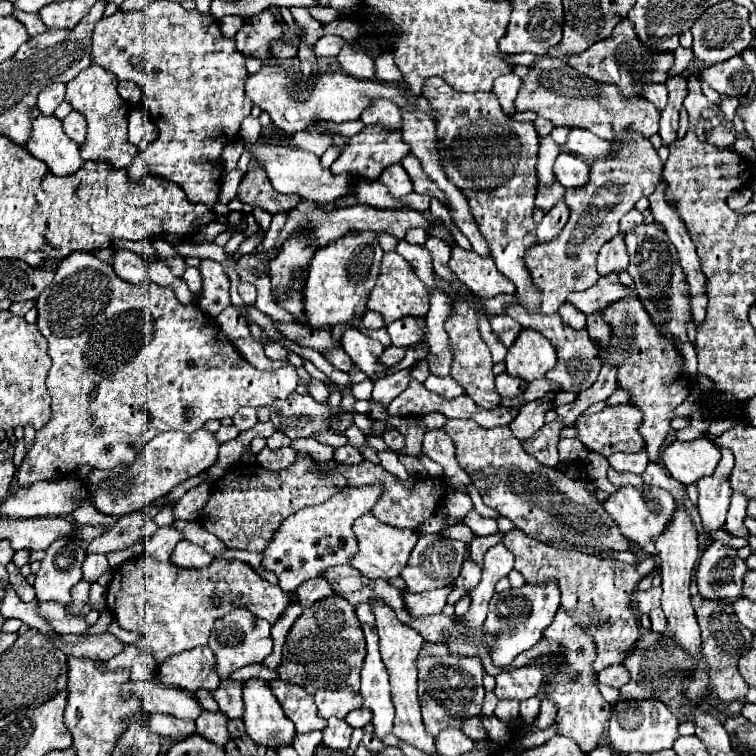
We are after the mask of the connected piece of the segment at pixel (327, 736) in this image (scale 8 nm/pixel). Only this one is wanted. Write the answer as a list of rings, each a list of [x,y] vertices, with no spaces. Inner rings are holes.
[[[337,717],[329,719],[329,725],[323,729],[323,743],[331,749],[347,749],[351,741],[353,727]]]

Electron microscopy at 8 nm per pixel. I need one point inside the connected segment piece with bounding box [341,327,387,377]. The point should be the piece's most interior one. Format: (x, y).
(364, 351)

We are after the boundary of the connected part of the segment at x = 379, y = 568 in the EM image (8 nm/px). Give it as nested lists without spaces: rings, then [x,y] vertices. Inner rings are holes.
[[[371,513],[361,515],[355,525],[353,525],[355,537],[357,537],[357,553],[353,555],[353,559],[349,561],[351,567],[355,567],[357,571],[361,571],[365,577],[375,577],[375,579],[391,579],[397,577],[403,567],[407,565],[409,553],[415,547],[419,535],[411,529],[391,529],[391,525],[383,525],[377,517],[373,517]]]

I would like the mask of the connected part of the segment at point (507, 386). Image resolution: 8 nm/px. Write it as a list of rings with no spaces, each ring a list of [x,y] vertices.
[[[501,373],[501,375],[497,375],[495,385],[497,385],[497,391],[499,391],[501,397],[515,397],[515,395],[523,393],[525,387],[527,387],[527,383],[525,383],[523,379],[519,379],[519,377],[511,377],[509,373]]]

